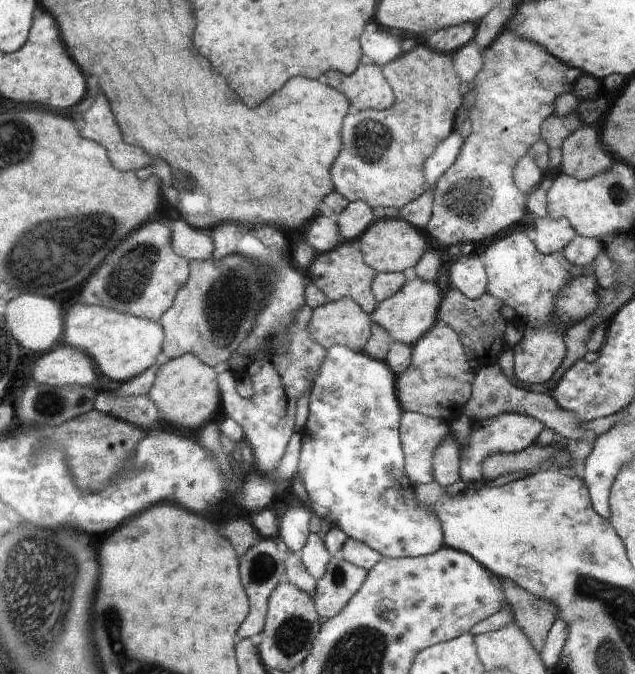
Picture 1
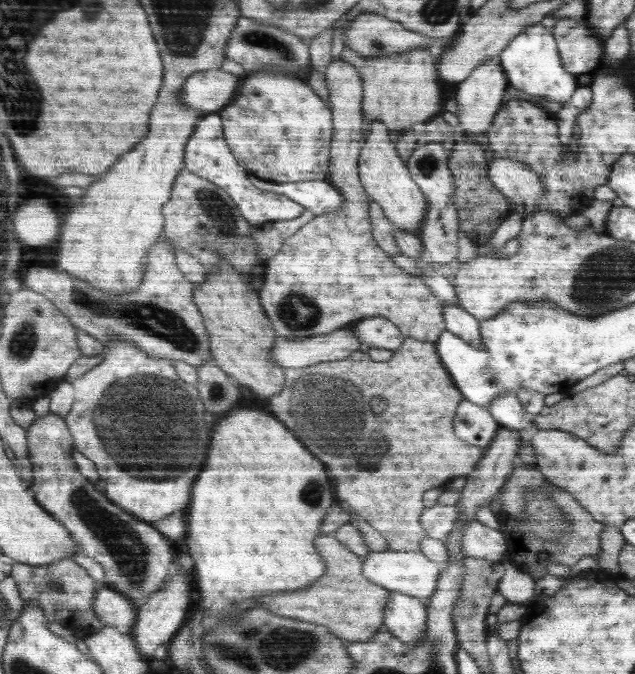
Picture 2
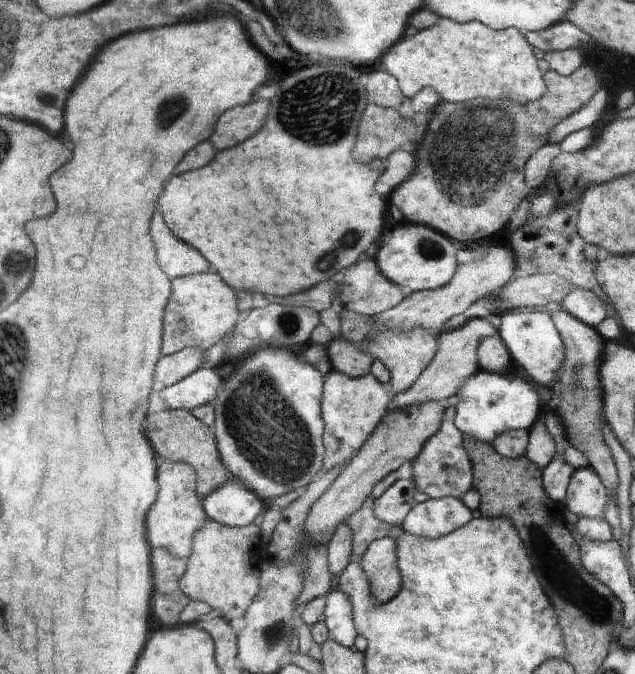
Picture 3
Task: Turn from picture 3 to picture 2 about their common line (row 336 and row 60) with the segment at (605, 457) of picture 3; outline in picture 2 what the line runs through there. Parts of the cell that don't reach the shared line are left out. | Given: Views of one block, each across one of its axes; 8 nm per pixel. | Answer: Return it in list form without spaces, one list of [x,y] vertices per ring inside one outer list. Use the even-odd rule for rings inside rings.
[[[558,19],[557,21],[552,36],[555,38],[564,70],[575,76],[593,73],[597,70],[602,63],[603,42],[595,35],[594,31],[586,26],[586,20],[572,22],[573,20]]]

